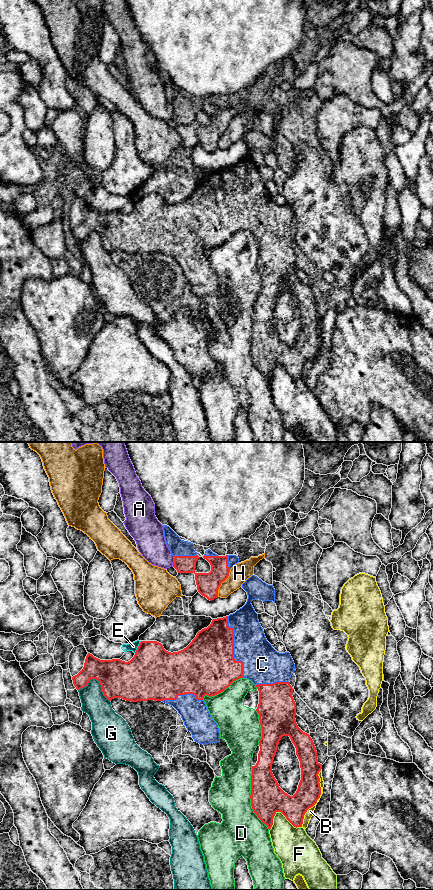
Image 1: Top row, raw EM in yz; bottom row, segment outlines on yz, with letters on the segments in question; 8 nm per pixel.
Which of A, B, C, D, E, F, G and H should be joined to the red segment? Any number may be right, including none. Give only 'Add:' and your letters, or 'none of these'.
Add: C

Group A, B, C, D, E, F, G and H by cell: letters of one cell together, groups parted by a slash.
A / B F / C / D / E / G / H

